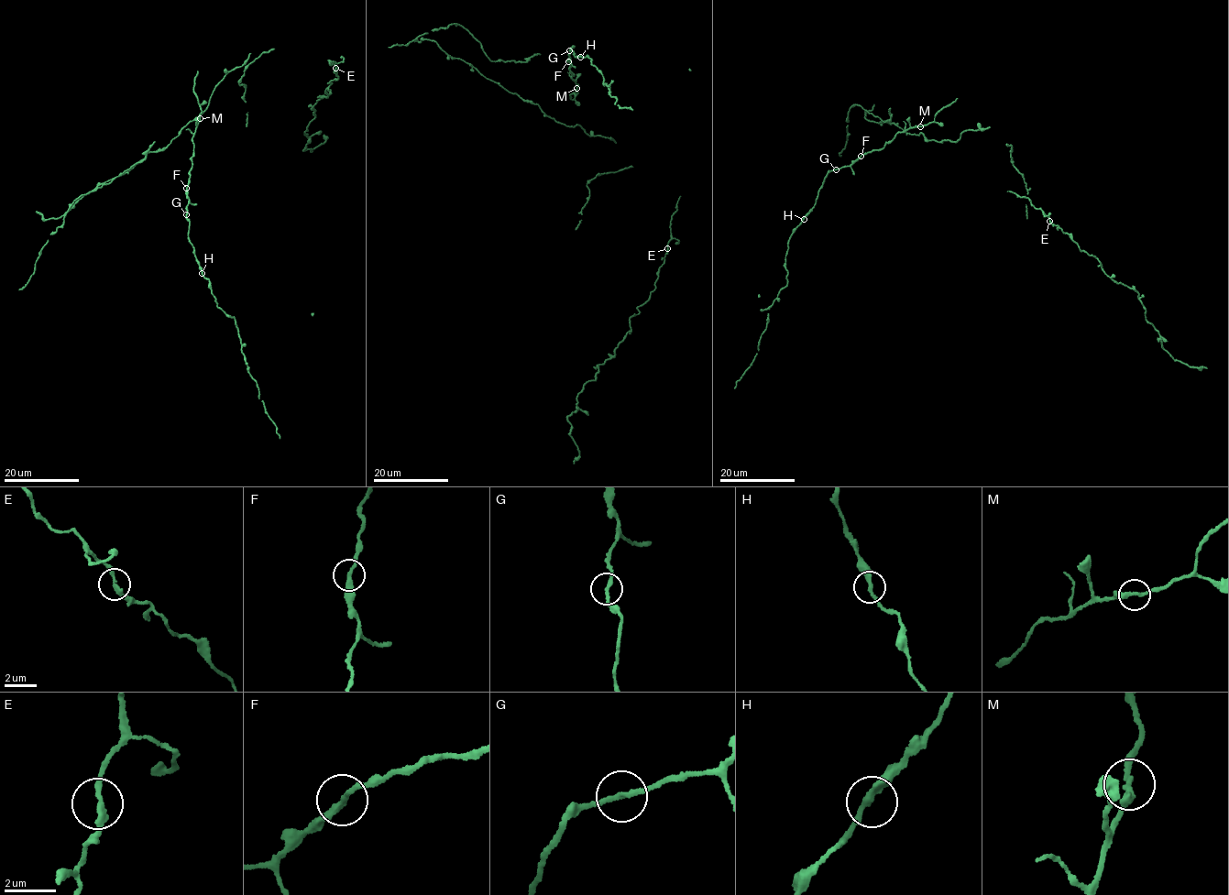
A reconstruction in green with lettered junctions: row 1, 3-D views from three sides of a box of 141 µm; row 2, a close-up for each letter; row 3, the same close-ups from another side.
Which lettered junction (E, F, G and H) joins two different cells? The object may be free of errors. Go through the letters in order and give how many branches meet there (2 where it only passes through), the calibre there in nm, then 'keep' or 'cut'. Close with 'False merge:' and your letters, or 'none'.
E: 2 branches meet; 240 nm thick; keep
F: 2 branches meet; 240 nm thick; keep
G: 2 branches meet; 220 nm thick; keep
H: 2 branches meet; 240 nm thick; keep
False merge: none

